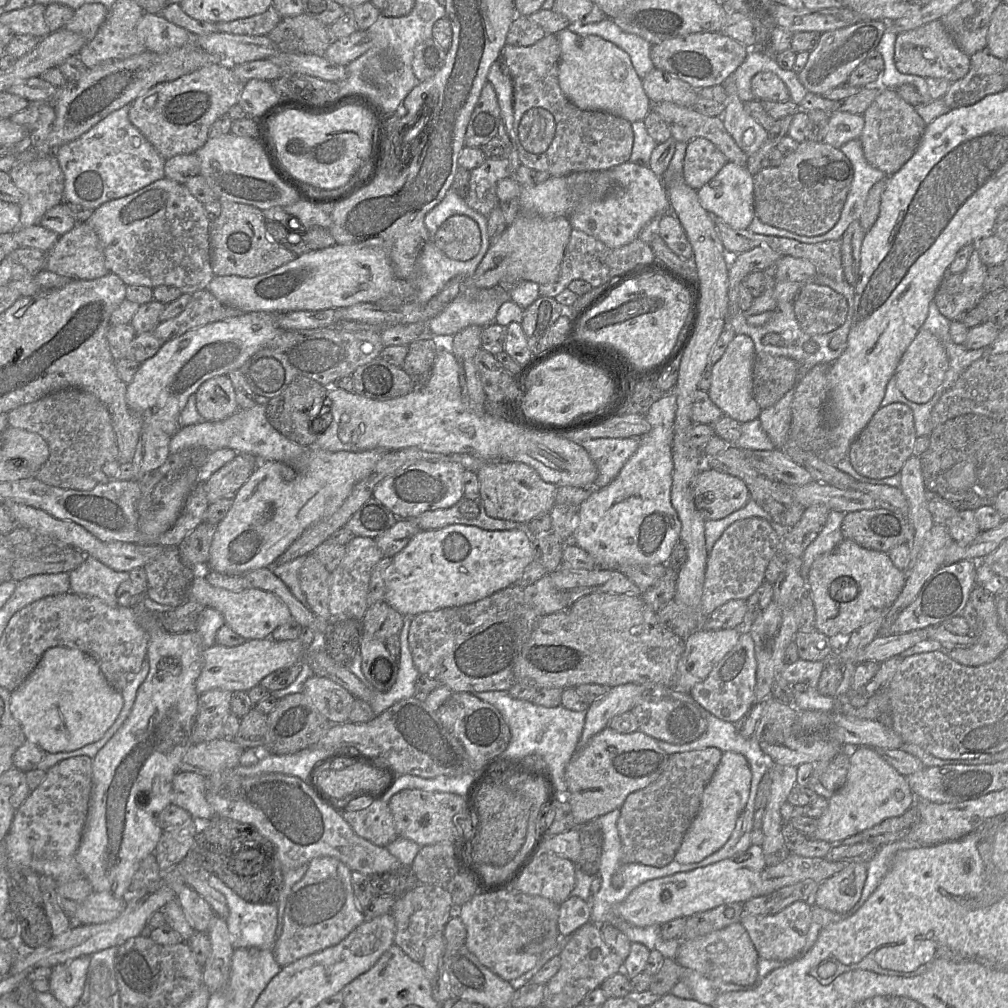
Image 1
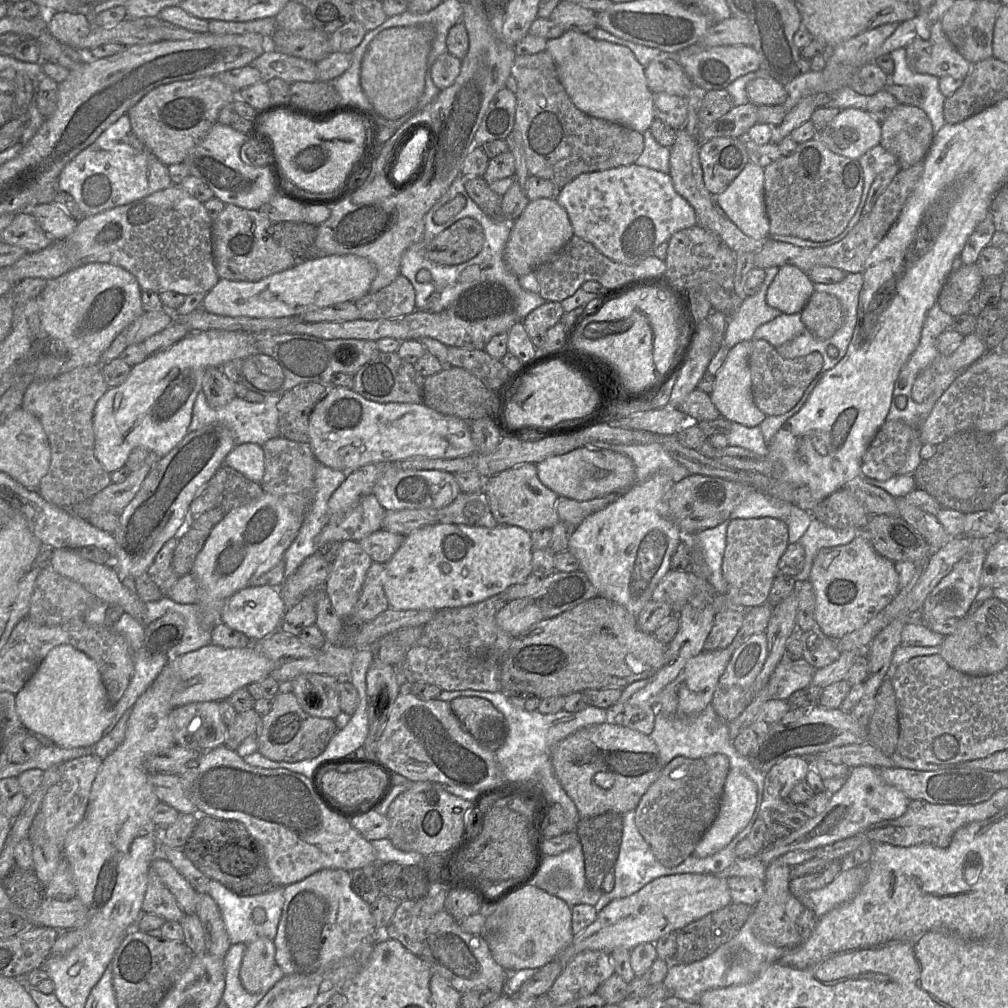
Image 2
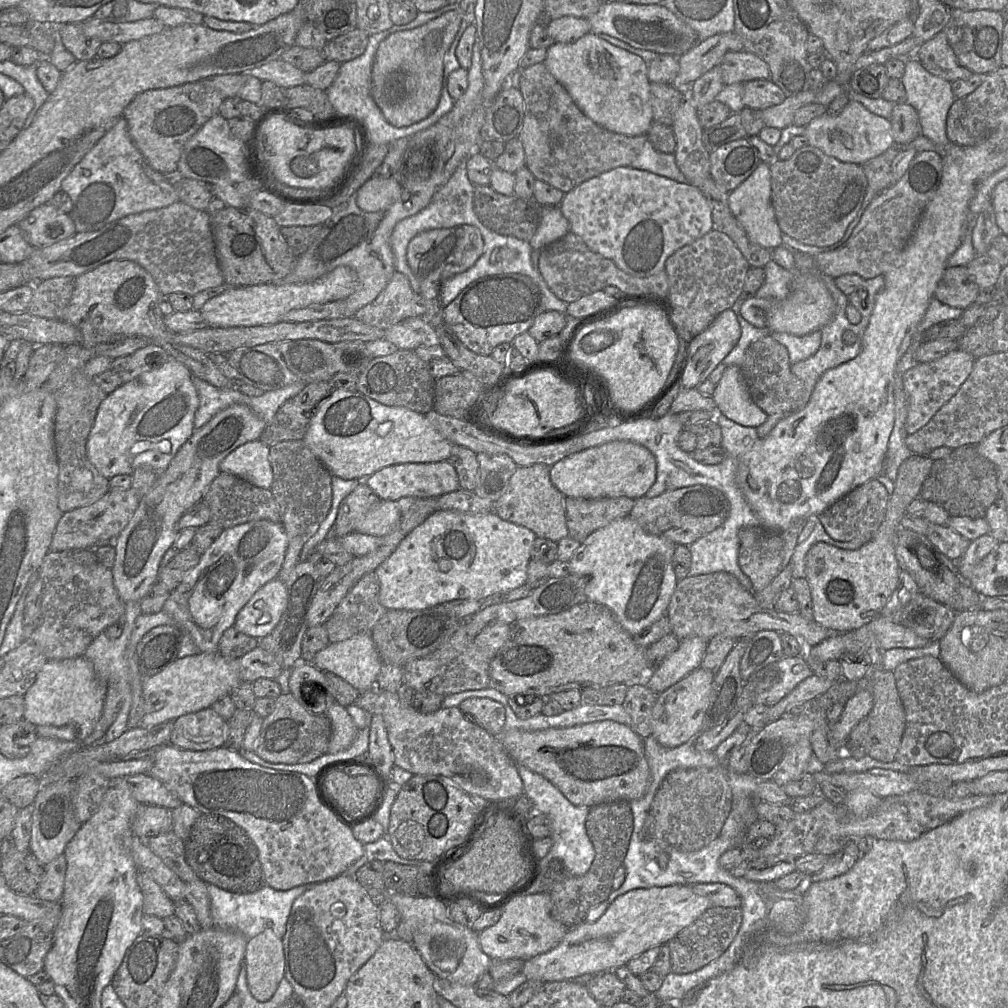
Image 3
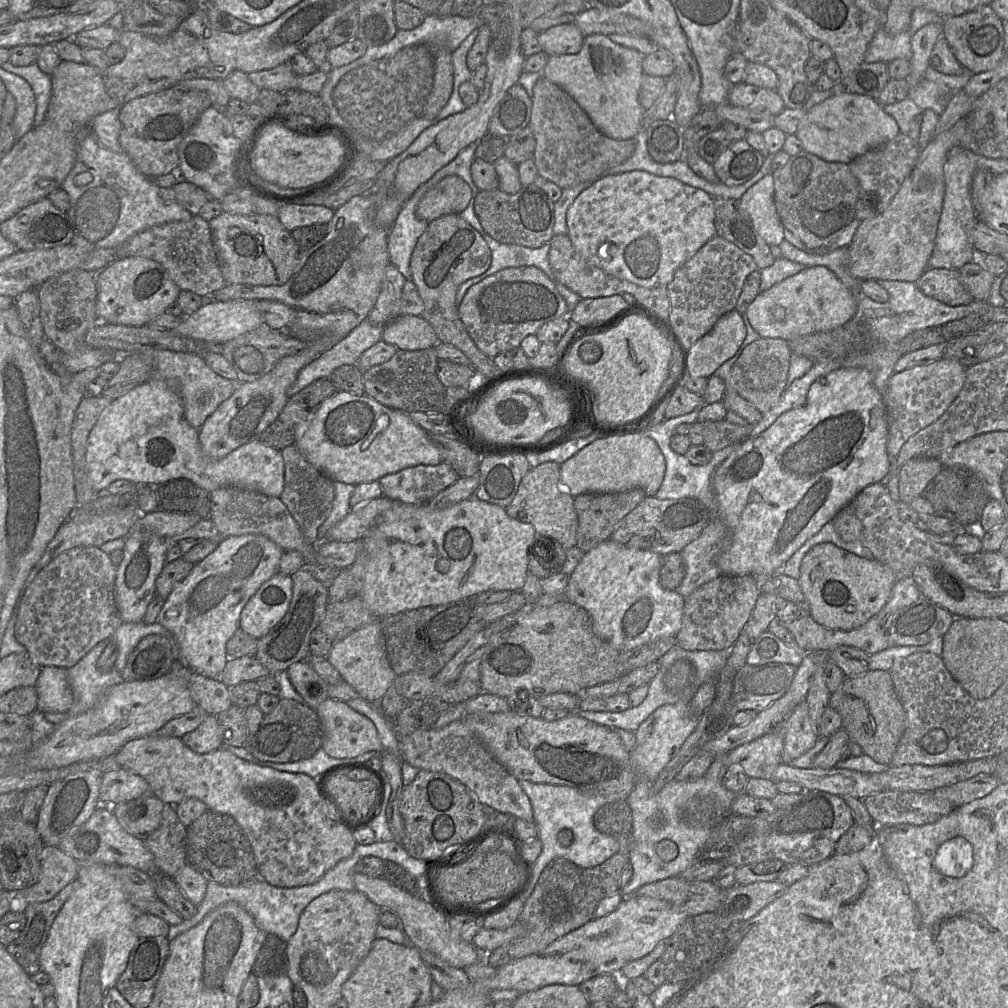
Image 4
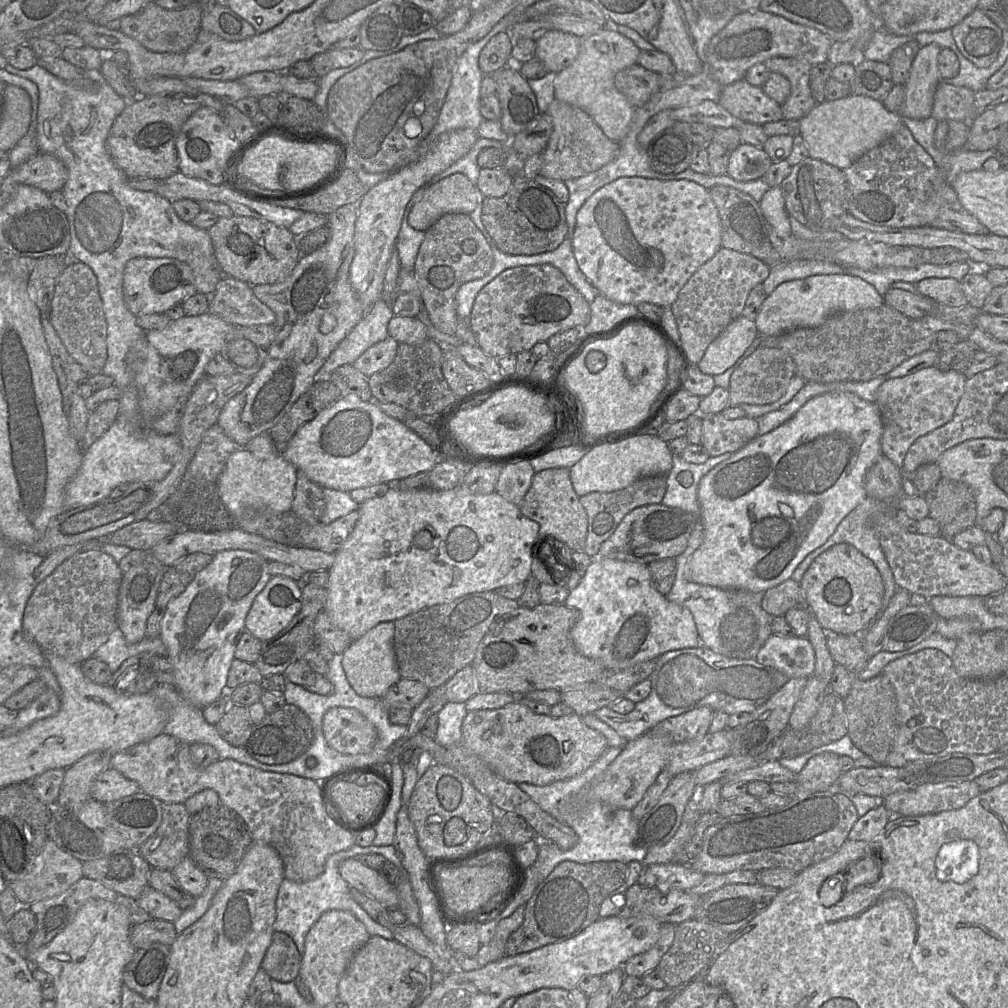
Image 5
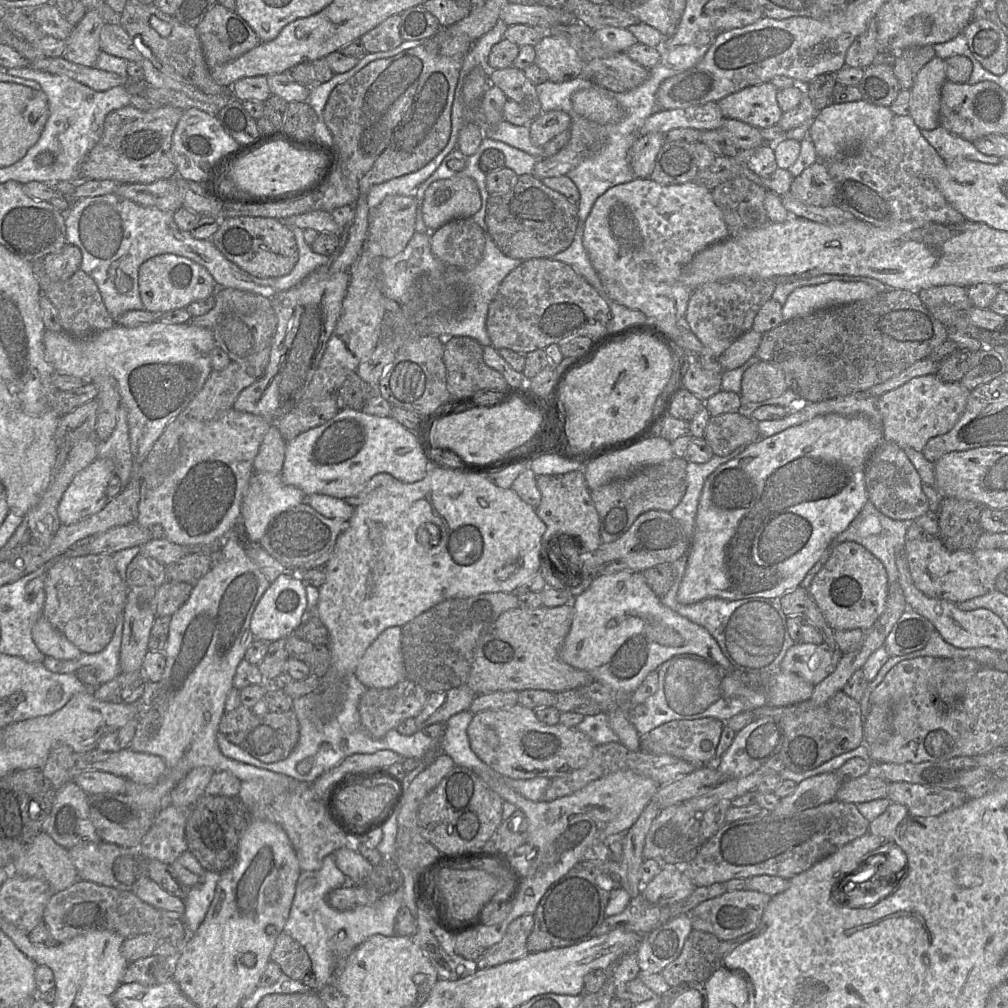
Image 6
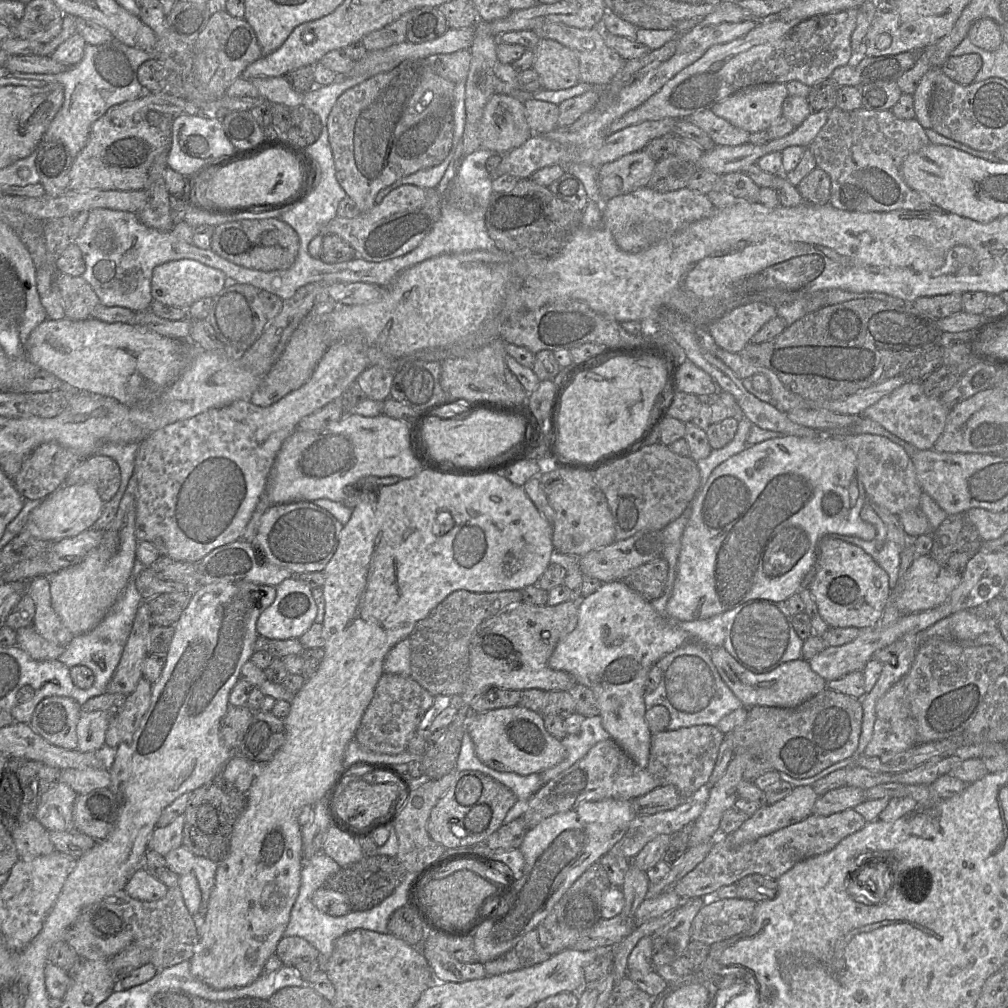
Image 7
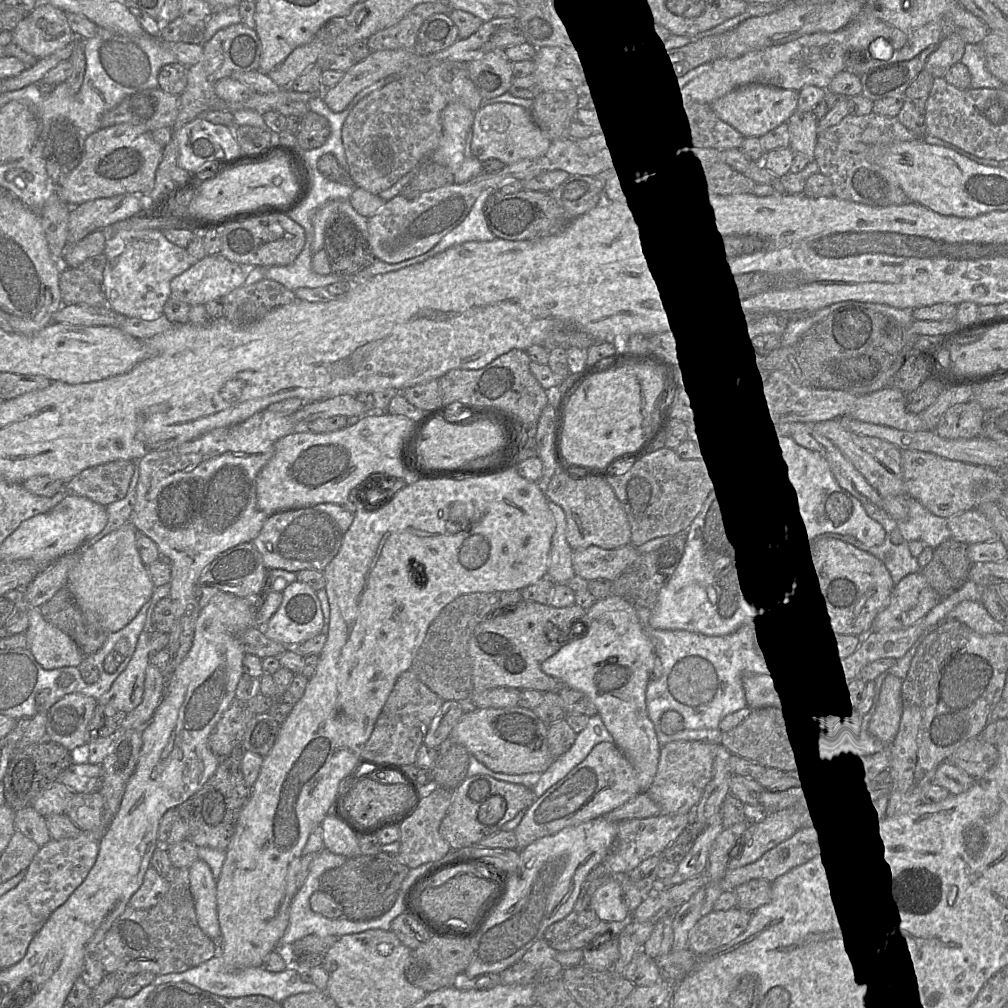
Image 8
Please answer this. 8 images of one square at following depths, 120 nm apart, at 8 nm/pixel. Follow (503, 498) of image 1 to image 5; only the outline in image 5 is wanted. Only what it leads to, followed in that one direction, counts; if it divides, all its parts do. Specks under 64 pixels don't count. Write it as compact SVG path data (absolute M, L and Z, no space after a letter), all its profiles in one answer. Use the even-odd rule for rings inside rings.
M551 468L535 473L532 484L519 508L523 515L540 525L537 544L539 550L546 549L549 558L549 546L553 541L561 541L574 551L584 552L588 531L588 516L576 494L568 468Z

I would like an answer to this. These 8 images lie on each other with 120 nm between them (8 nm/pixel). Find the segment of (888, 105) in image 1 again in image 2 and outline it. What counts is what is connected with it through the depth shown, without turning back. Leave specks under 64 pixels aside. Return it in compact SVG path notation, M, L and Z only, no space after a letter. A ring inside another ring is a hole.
M899 103L881 122L879 145L896 156L902 169L923 161L933 137L932 123L924 110Z

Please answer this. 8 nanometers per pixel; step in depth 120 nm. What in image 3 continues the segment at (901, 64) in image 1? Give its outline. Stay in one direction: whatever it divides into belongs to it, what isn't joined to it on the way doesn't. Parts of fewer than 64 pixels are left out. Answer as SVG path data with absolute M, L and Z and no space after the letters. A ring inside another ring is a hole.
M944 31L917 48L917 61L932 75L951 83L955 80L967 79L972 75L970 70L958 62Z

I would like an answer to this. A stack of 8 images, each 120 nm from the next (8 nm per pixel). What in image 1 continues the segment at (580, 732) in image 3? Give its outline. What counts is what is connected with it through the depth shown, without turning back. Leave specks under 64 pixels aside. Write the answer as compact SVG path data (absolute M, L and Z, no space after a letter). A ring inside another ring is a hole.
M608 726L604 728L601 732L593 736L589 742L582 748L577 749L576 753L569 761L566 771L565 771L565 781L568 788L568 802L571 805L573 817L576 823L576 826L583 826L591 821L594 821L598 817L605 815L613 810L620 809L623 805L625 799L630 793L636 792L638 790L644 789L649 786L651 783L655 782L664 772L669 756L660 746L658 740L653 738L652 736L642 732L641 730L637 730L633 733L619 733Z

